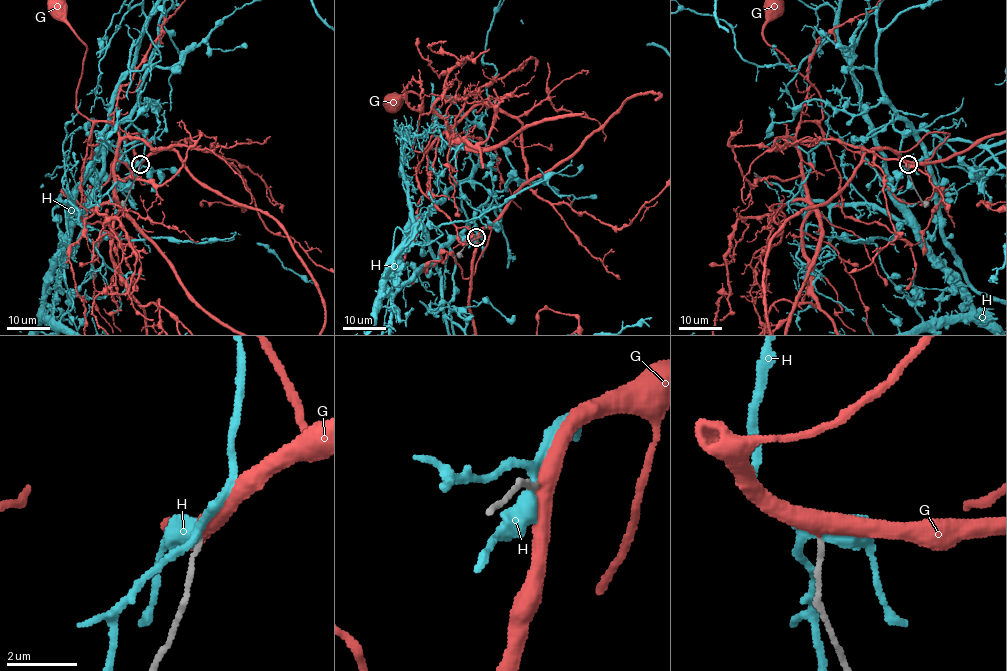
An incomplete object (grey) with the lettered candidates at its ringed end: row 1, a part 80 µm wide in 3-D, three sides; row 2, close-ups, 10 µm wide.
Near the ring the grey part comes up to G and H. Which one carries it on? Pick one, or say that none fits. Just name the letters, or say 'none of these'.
G

